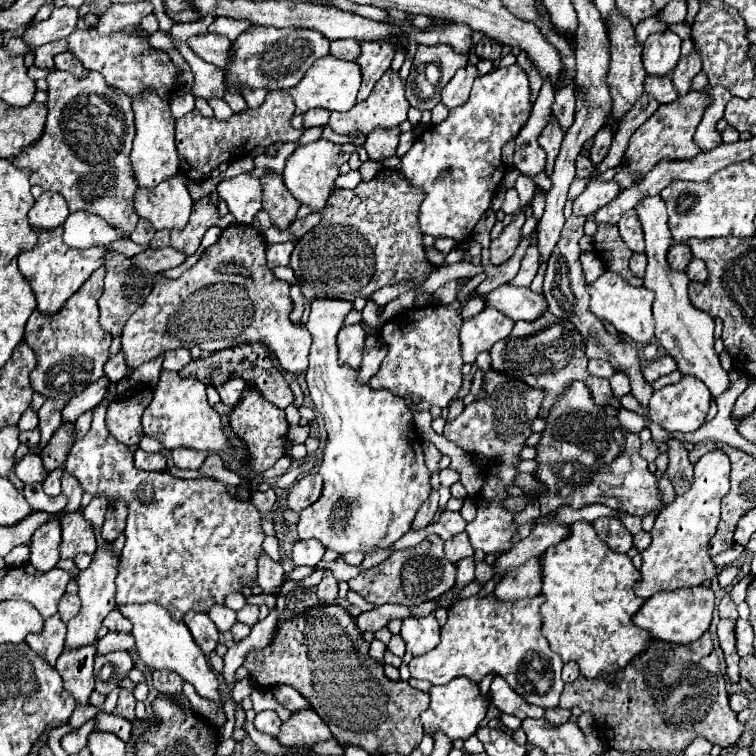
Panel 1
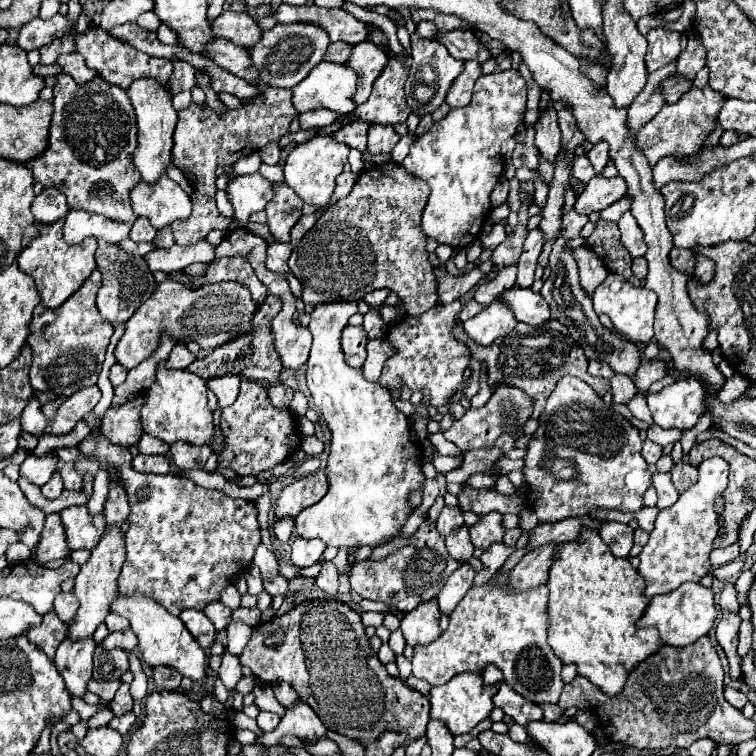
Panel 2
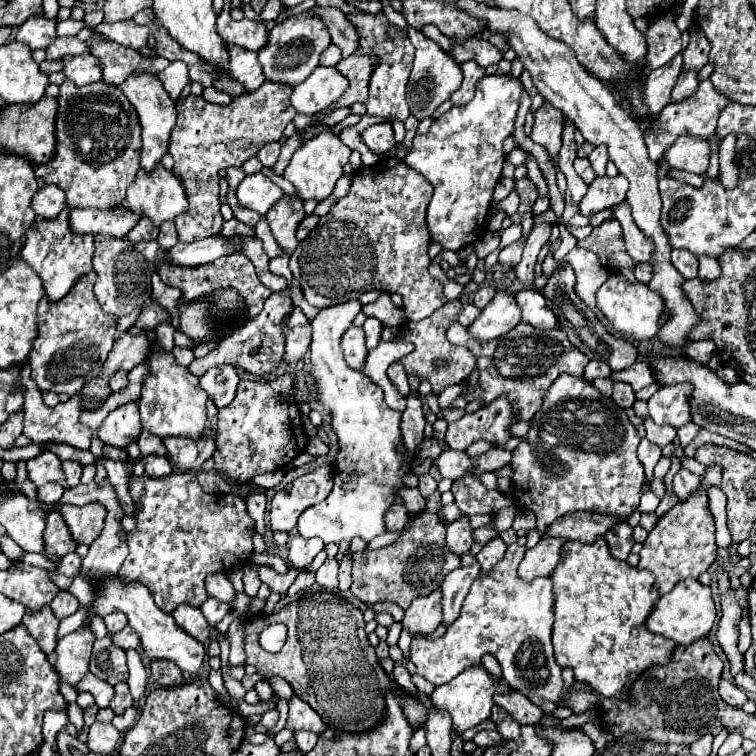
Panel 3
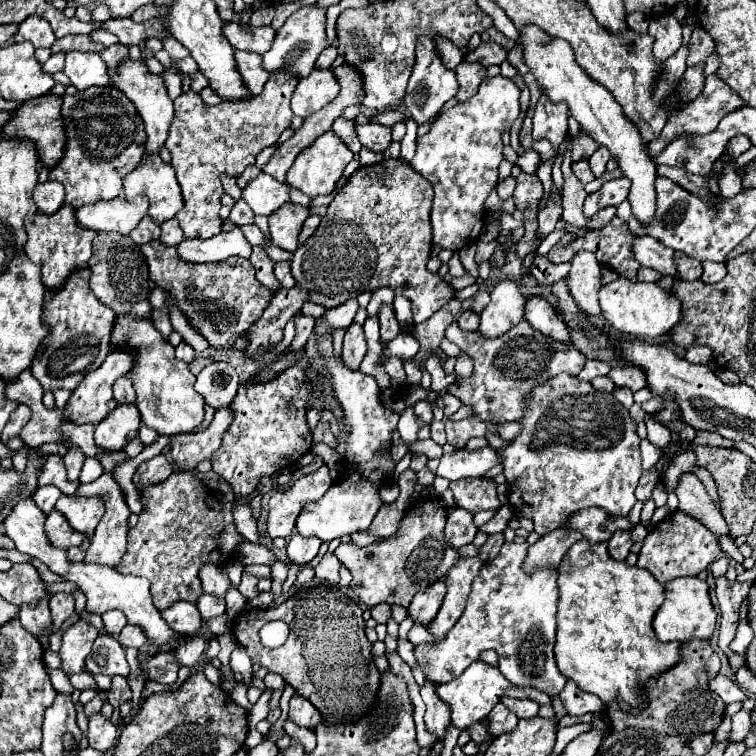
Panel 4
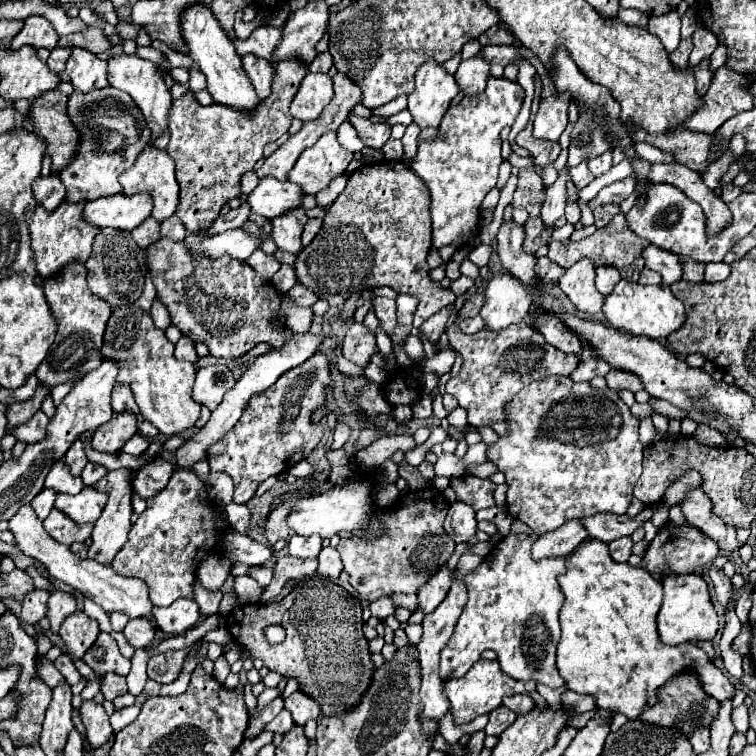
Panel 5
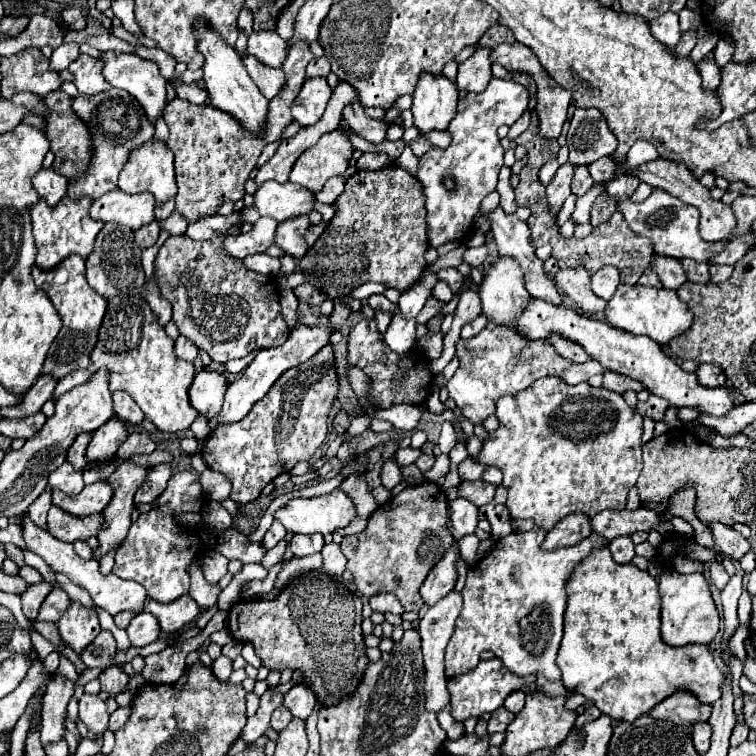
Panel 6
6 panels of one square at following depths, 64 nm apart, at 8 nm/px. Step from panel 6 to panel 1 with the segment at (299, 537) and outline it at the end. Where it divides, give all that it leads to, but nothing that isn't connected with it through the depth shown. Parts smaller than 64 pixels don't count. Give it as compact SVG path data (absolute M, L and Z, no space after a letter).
M298 540L292 550L292 560L296 566L316 566L324 552L326 548L322 548L318 540Z

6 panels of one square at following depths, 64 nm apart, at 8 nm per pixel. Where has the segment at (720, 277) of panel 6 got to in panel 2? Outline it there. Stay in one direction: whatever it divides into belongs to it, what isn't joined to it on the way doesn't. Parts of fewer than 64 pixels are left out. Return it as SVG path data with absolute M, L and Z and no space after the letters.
M696 256L696 266L694 266L692 278L706 284L712 278L712 274L714 274L714 262L704 258L704 256Z

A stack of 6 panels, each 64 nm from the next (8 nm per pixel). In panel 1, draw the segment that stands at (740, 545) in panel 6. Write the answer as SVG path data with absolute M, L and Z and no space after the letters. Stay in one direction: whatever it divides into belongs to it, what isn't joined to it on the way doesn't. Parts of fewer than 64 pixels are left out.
M670 438L664 442L668 446L668 470L666 476L670 478L676 496L684 494L694 478L692 462L688 460L688 450L684 448L684 442L678 438Z

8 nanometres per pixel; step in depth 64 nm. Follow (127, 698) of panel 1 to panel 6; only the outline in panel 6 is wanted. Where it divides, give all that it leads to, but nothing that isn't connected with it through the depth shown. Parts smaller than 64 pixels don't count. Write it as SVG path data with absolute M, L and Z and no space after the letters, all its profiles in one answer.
M112 666L100 674L100 684L102 684L102 692L116 696L116 694L124 692L124 688L128 684L128 676L122 672L120 666Z

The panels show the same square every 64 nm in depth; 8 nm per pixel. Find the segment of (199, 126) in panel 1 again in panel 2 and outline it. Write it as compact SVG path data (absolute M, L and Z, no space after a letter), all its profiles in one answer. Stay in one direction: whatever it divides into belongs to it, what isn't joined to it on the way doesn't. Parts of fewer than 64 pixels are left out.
M264 88L262 94L250 102L244 102L236 110L228 110L224 116L218 116L208 106L190 104L190 108L178 112L178 124L174 130L174 166L188 178L194 188L192 214L184 224L172 224L174 240L180 246L198 244L206 238L210 230L226 230L232 218L226 218L218 212L214 194L216 194L216 170L232 166L236 160L260 150L268 142L278 142L282 136L290 134L290 122L296 116L292 104L292 92L284 88Z

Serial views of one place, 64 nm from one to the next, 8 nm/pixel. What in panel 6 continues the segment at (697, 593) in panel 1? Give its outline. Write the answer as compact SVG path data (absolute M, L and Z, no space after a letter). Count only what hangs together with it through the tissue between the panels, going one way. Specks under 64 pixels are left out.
M664 572L658 578L660 598L662 598L662 640L670 646L686 644L710 644L718 632L718 612L708 588L708 582L702 574L680 574Z

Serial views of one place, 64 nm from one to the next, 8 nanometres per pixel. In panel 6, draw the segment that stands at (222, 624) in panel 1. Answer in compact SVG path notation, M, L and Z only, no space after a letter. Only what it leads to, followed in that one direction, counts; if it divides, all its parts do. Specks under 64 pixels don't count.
M194 560L194 564L190 566L190 578L192 578L192 584L190 584L190 596L196 600L196 604L200 606L200 610L208 610L212 606L216 606L216 600L218 600L218 594L220 594L220 586L210 586L204 576L202 576L202 560Z

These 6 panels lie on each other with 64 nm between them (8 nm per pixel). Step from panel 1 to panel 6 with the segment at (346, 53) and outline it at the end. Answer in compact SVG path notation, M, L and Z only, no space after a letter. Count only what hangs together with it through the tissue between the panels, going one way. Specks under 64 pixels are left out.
M326 56L310 60L306 68L306 76L328 76L328 74L330 74L330 62L326 60Z

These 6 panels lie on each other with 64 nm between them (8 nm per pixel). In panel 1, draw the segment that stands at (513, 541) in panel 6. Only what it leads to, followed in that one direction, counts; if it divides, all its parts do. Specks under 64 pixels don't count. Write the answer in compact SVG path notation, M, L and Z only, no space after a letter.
M494 594L486 598L466 598L448 608L448 620L440 628L440 644L424 656L412 658L408 664L412 678L428 680L432 684L446 684L454 678L468 678L480 682L484 676L498 674L510 688L526 702L540 708L556 708L564 682L560 678L562 660L548 646L540 634L538 610L544 598L536 596L514 604L498 602Z

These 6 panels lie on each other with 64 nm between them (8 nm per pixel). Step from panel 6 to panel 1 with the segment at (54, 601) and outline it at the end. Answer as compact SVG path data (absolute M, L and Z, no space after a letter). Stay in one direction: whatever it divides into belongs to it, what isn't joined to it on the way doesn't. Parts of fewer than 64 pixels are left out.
M64 594L62 600L60 600L60 604L58 604L58 614L60 614L60 618L62 618L64 622L68 622L68 620L72 620L72 618L78 614L78 608L80 608L78 596L74 596L74 594Z

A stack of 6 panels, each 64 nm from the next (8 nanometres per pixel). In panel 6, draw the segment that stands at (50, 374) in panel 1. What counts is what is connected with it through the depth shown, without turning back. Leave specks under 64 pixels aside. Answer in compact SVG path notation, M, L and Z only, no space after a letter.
M68 256L48 272L34 266L32 278L36 286L48 294L62 318L62 328L56 336L56 342L50 346L42 366L42 374L52 374L52 378L60 380L74 368L86 368L86 364L90 364L90 348L94 348L98 342L98 328L102 326L102 316L106 314L106 300L88 286L84 260L80 256Z

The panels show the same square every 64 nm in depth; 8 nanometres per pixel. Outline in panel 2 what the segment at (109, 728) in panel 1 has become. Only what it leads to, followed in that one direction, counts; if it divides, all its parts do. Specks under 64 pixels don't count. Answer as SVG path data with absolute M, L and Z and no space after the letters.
M130 712L130 714L124 714L124 716L114 716L110 722L108 722L108 726L110 728L114 728L116 732L120 732L122 736L126 736L128 732L130 732L130 728L134 726L134 712Z

